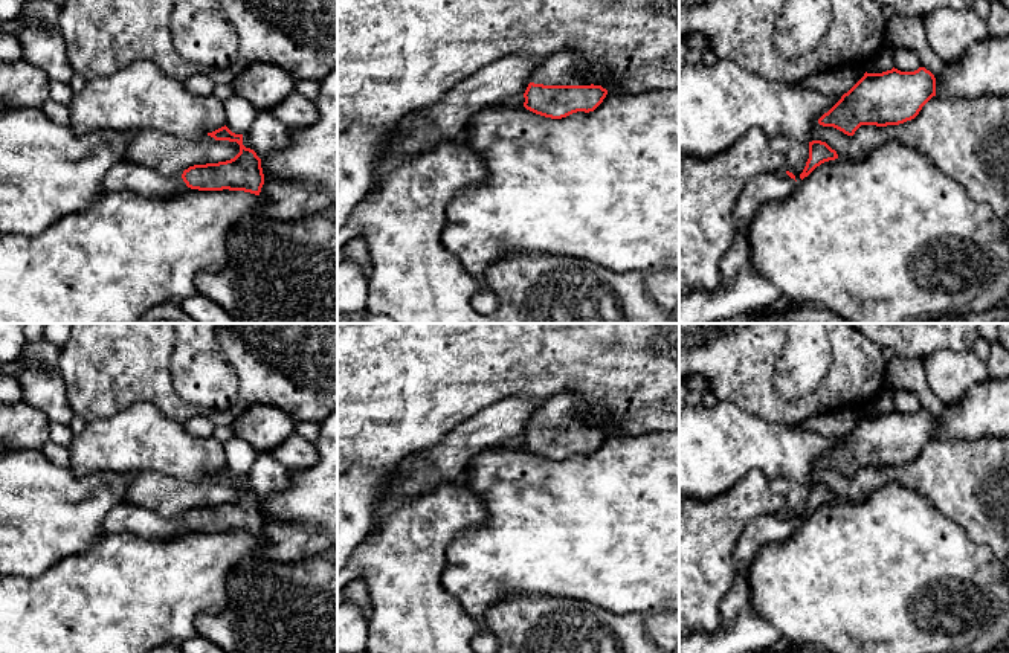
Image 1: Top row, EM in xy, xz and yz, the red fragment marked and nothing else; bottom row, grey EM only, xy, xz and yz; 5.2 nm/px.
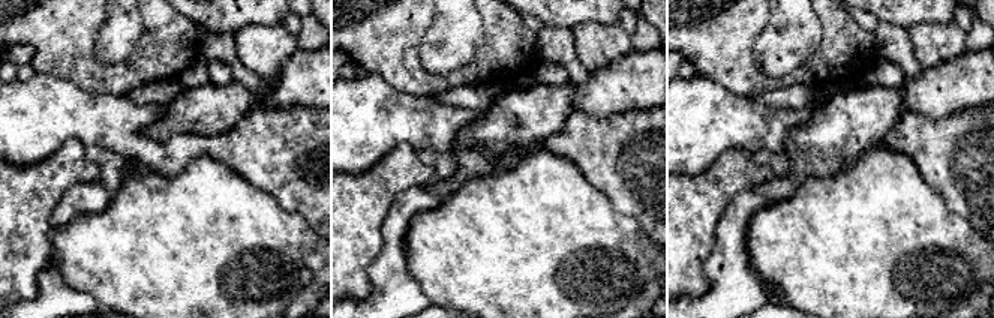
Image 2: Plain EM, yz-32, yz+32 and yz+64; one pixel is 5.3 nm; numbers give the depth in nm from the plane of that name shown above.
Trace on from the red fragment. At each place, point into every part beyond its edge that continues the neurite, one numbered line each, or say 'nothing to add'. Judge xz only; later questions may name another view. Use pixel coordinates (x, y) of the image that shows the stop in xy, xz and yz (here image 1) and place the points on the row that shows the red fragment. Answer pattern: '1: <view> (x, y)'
1: xz (565, 67)

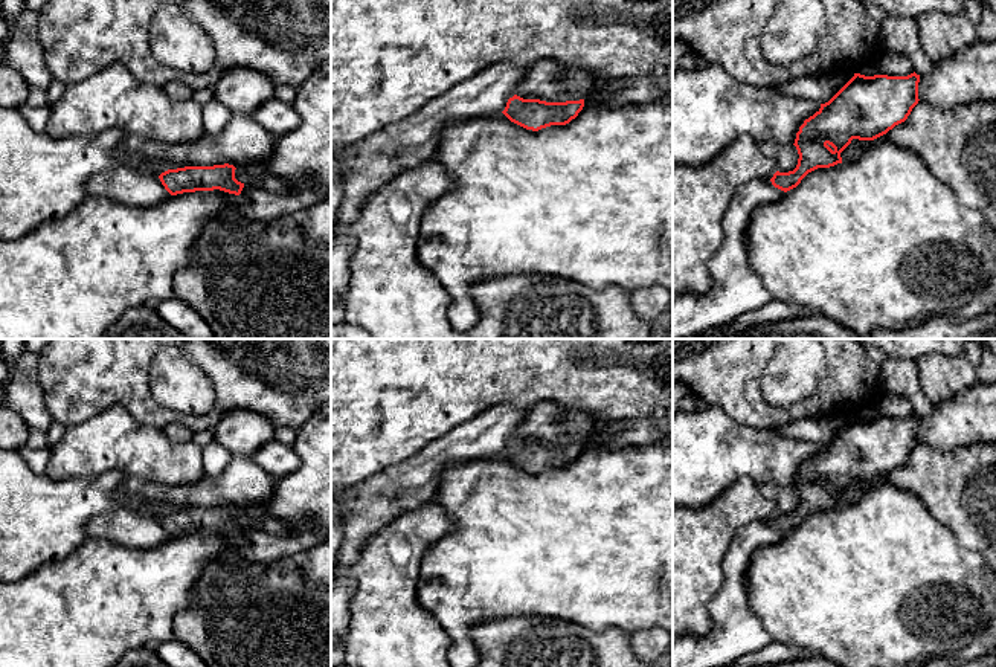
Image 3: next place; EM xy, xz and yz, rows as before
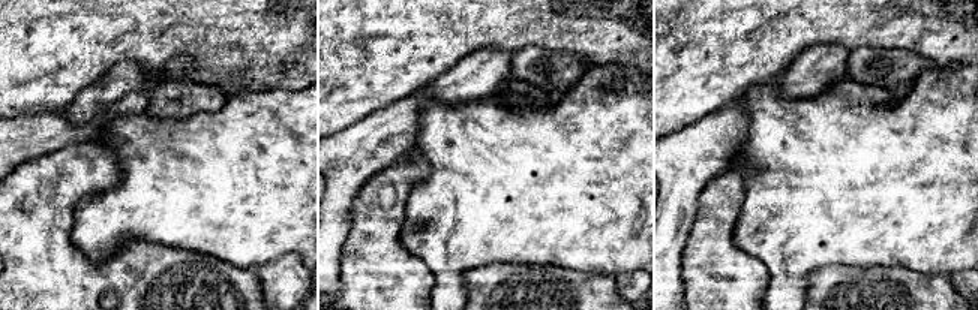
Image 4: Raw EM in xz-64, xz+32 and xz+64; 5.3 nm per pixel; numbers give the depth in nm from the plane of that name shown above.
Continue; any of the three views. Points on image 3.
1: xz (551, 81)

